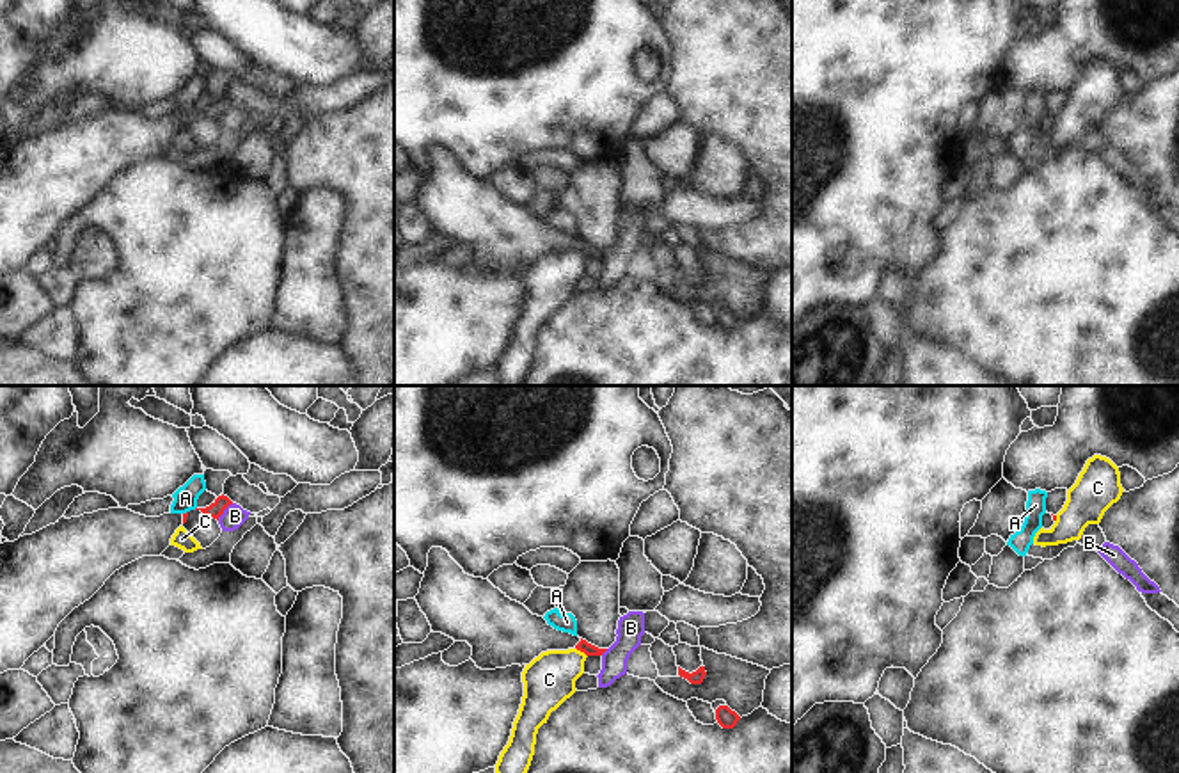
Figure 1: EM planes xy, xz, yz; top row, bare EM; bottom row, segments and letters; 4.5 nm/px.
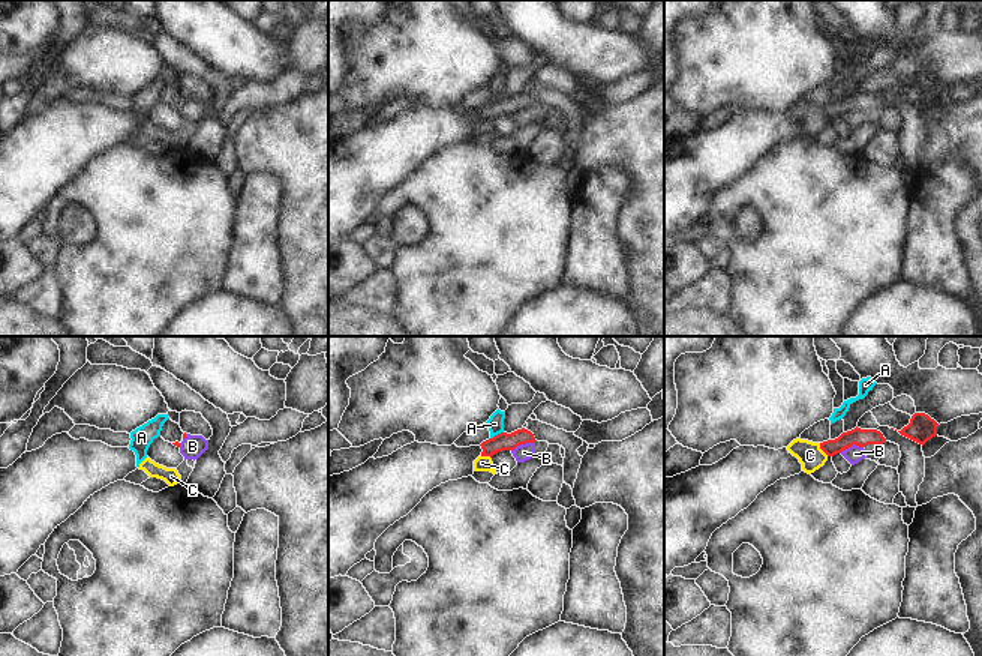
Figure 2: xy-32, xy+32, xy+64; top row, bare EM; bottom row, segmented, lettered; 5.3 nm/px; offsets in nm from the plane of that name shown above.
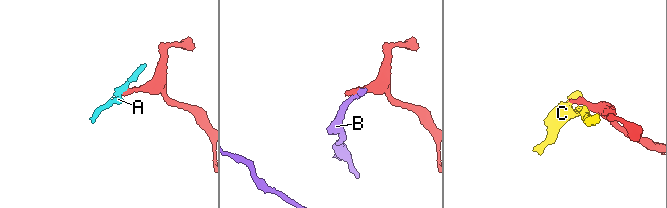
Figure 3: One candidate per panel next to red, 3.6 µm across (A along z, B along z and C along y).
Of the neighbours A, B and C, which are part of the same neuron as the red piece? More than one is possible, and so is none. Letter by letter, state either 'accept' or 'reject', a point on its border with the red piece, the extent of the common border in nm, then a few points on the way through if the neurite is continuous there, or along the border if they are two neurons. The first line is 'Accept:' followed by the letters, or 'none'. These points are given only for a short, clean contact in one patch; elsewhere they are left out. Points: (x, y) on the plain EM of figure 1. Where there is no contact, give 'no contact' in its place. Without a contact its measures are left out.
Accept: none
A: reject | xy (187, 114) | 30 nm | along xy (187, 112), (183, 116)
B: reject | xy (224, 111) | 110 nm | along xy (233, 105), (217, 121)
C: reject | xz (581, 253) | 70 nm | along xz (576, 249), (586, 258)

